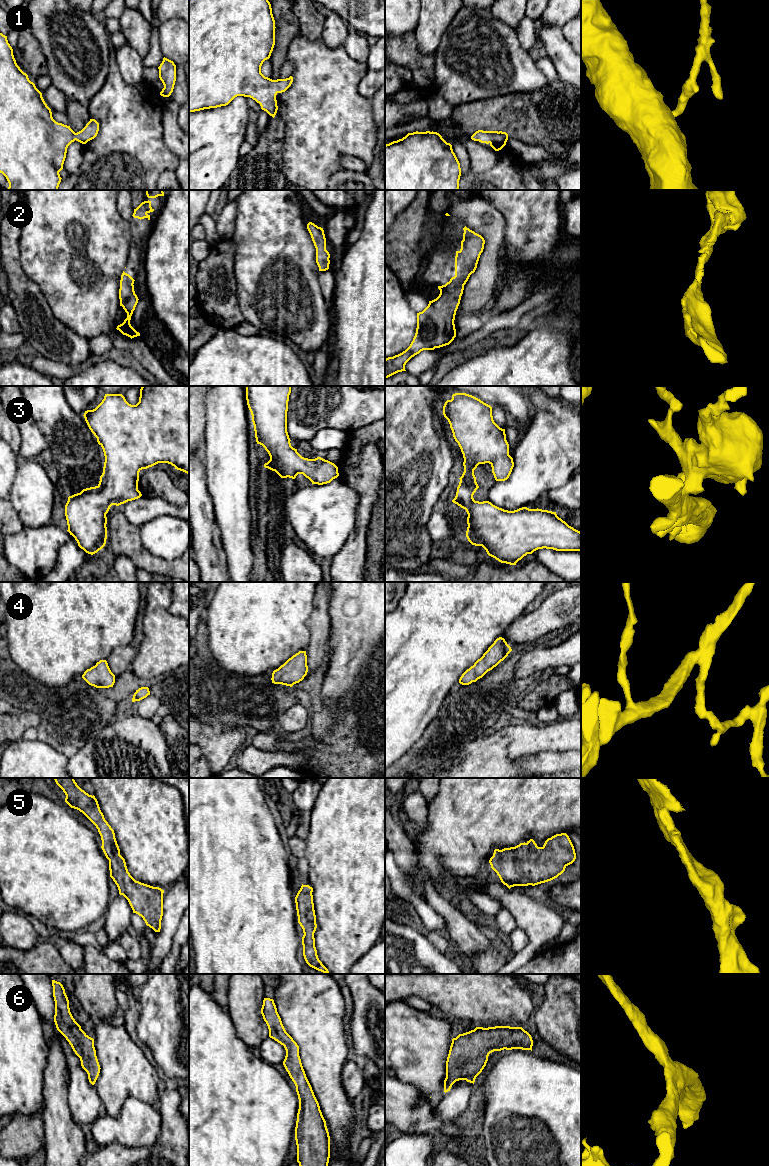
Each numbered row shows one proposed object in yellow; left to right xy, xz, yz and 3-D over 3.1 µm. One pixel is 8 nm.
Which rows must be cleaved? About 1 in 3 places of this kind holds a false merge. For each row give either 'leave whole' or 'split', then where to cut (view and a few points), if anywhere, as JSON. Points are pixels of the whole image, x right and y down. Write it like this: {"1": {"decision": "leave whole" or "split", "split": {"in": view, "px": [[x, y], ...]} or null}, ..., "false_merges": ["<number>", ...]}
{"1": {"decision": "leave whole", "split": null}, "2": {"decision": "leave whole", "split": null}, "3": {"decision": "leave whole", "split": null}, "4": {"decision": "leave whole", "split": null}, "5": {"decision": "leave whole", "split": null}, "6": {"decision": "leave whole", "split": null}, "false_merges": []}

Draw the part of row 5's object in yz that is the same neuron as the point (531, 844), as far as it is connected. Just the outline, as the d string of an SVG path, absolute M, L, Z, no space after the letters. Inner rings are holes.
M561 833L548 838L542 847L530 839L515 847L495 849L489 863L501 882L510 889L551 881L575 859L575 849L569 836Z

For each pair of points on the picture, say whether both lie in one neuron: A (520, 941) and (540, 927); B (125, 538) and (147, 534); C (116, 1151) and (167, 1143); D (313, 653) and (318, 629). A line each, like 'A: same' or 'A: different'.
A: different
B: different
C: same
D: same

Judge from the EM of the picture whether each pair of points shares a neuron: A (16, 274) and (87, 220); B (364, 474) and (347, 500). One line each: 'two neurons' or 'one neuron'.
A: two neurons
B: two neurons

